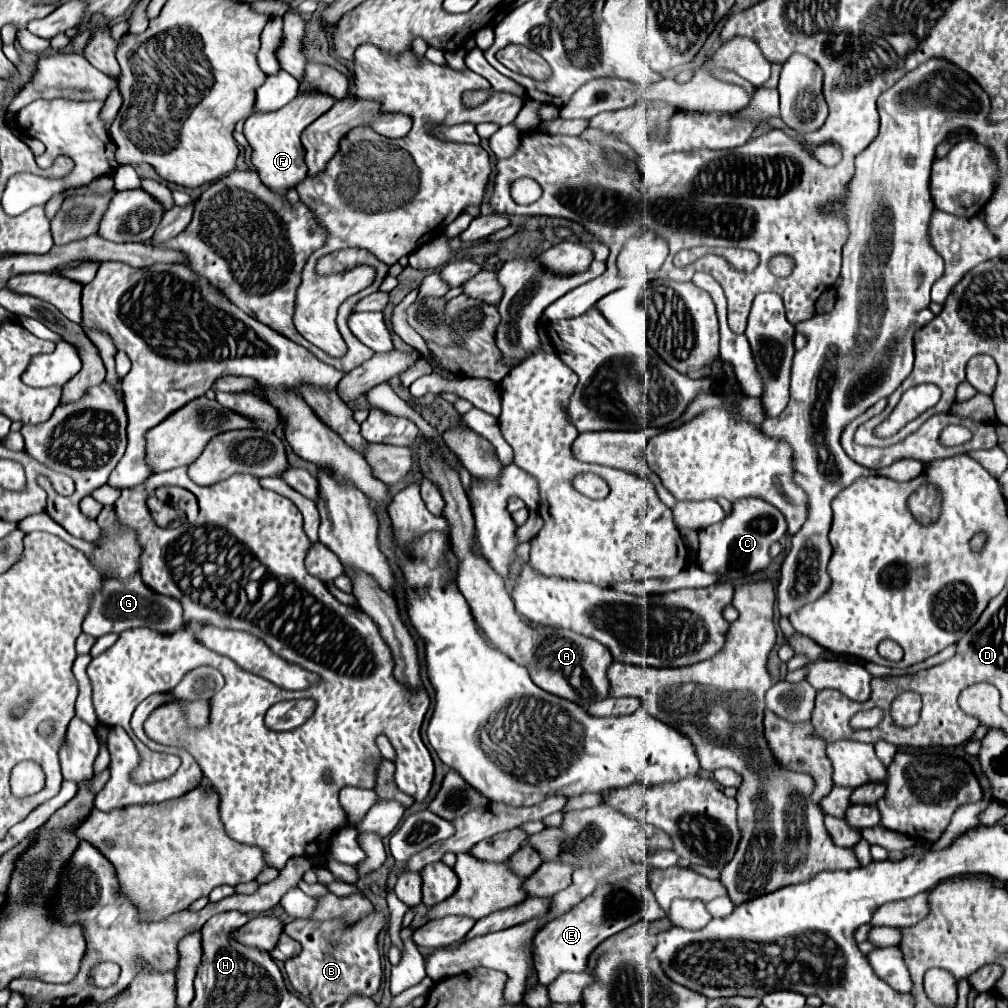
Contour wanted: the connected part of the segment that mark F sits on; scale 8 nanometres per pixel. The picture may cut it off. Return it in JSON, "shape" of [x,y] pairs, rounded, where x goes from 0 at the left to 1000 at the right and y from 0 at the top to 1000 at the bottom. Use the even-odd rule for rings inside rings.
{"shape":[[[296,92],[286,104],[276,108],[274,112],[252,112],[242,122],[242,134],[250,146],[250,164],[254,166],[262,184],[272,189],[282,189],[286,186],[294,186],[304,174],[306,166],[302,160],[302,146],[298,142],[298,132],[321,114],[331,104],[331,98],[323,92]]]}

